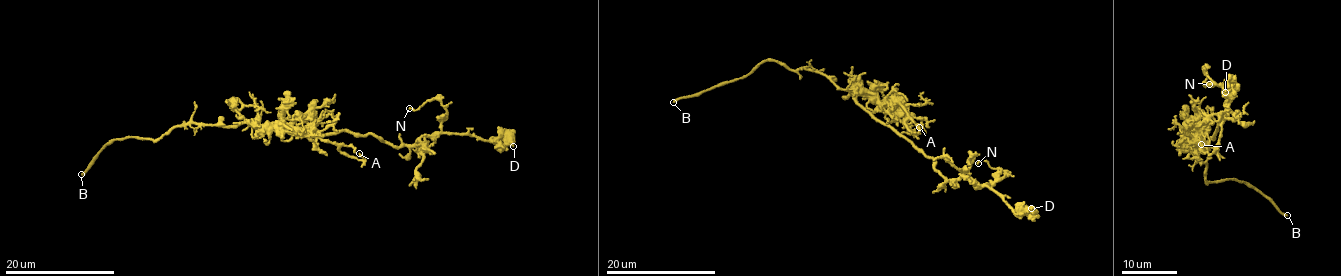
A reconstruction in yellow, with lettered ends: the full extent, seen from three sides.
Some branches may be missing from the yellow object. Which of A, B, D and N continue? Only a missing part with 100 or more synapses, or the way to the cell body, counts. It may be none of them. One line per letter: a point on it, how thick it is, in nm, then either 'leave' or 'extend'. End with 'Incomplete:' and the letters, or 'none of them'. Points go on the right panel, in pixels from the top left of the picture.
A: (1201, 144) | 150 nm | leave
B: (1287, 215) | 240 nm | extend
D: (1225, 92) | 320 nm | leave
N: (1209, 84) | 160 nm | leave
Incomplete: B

